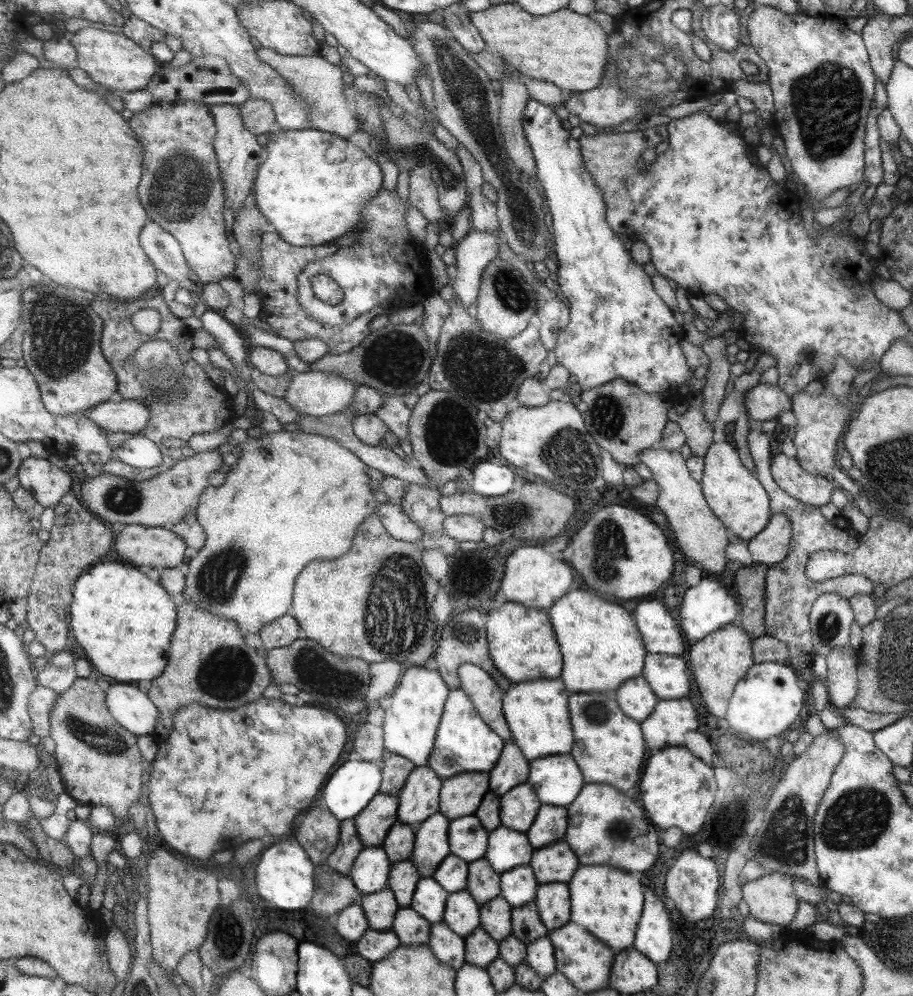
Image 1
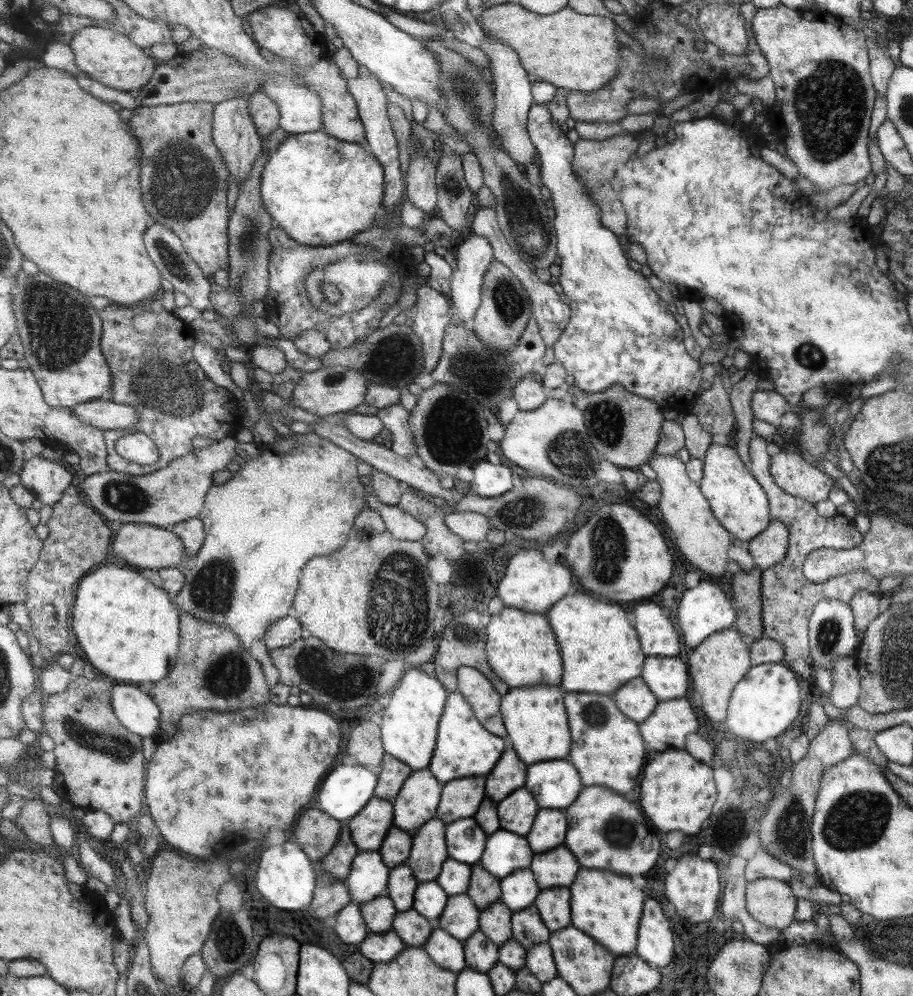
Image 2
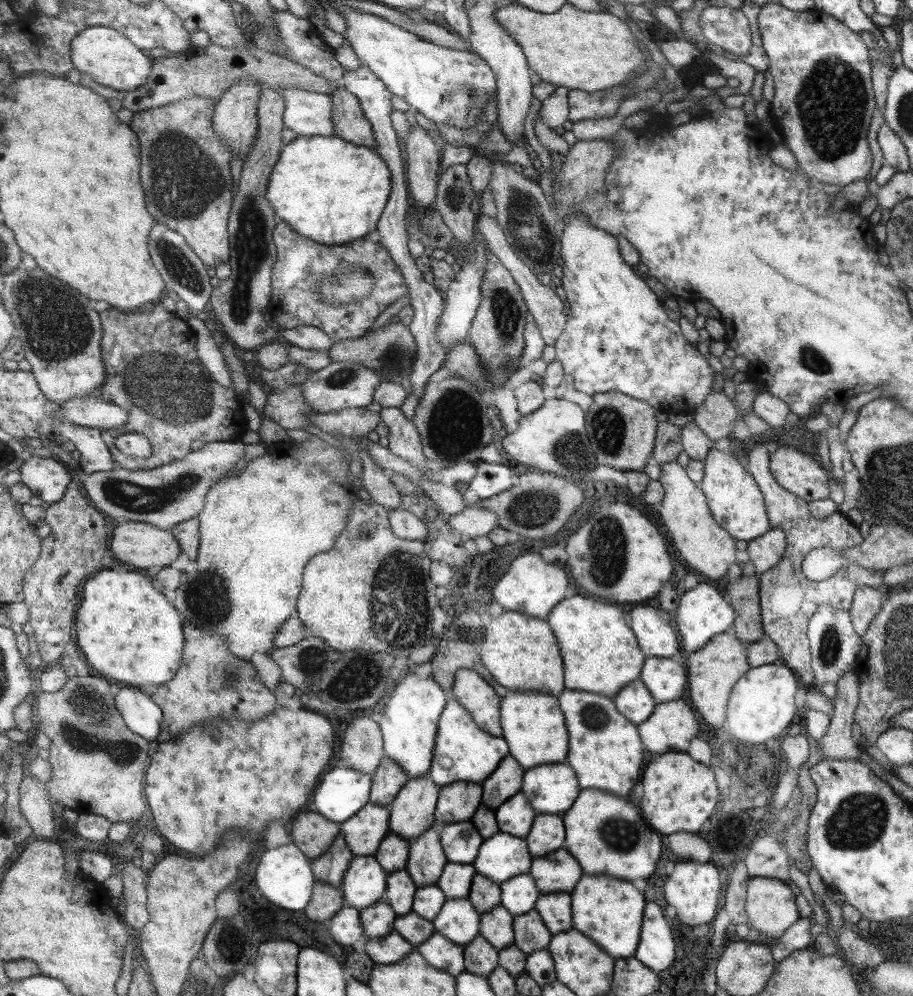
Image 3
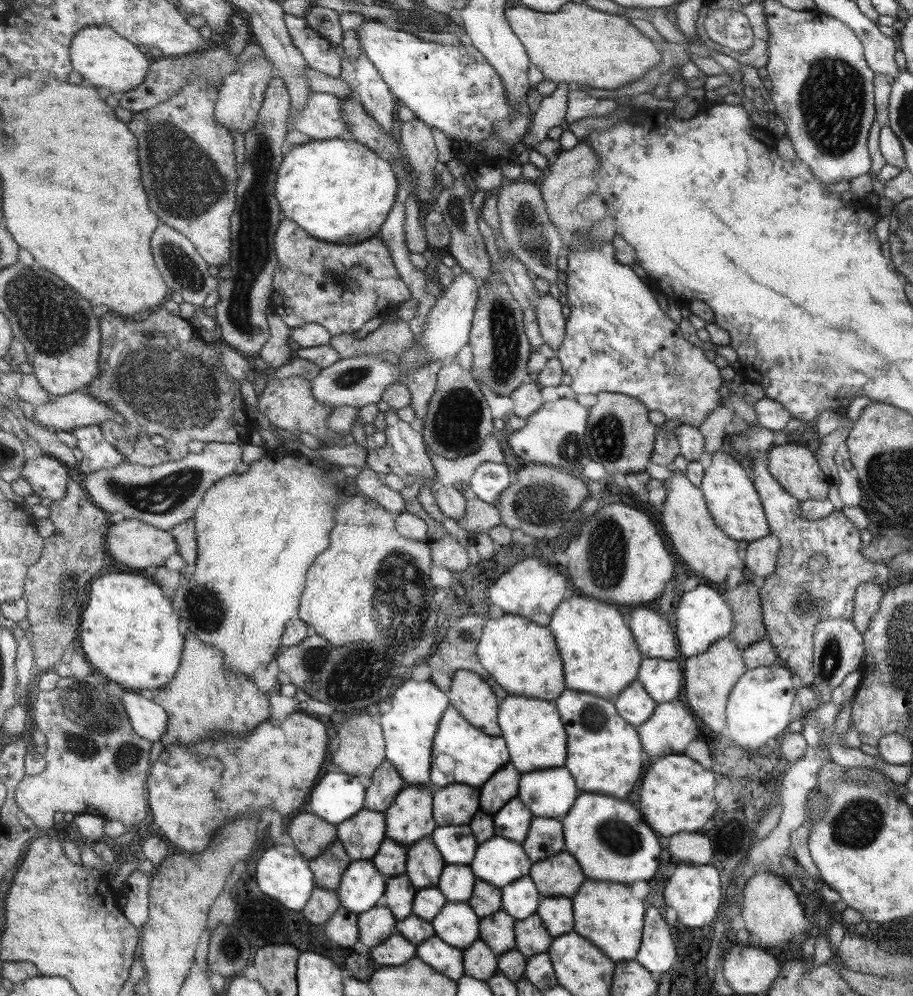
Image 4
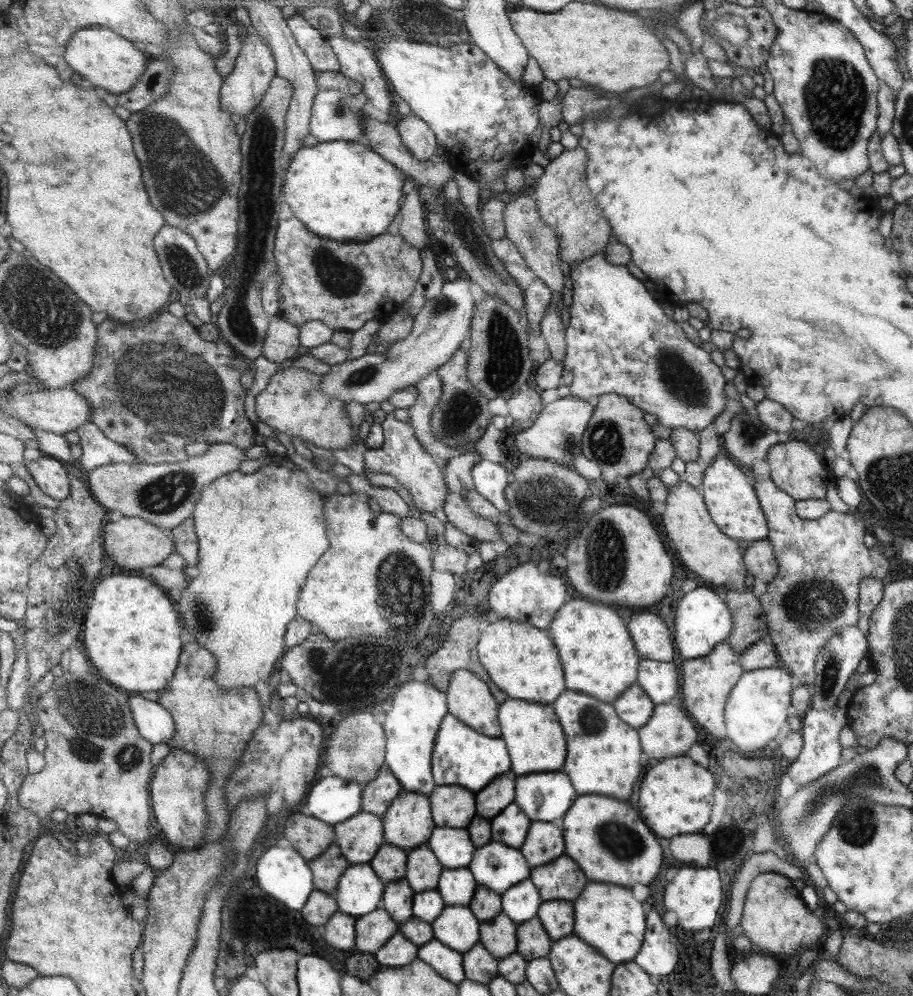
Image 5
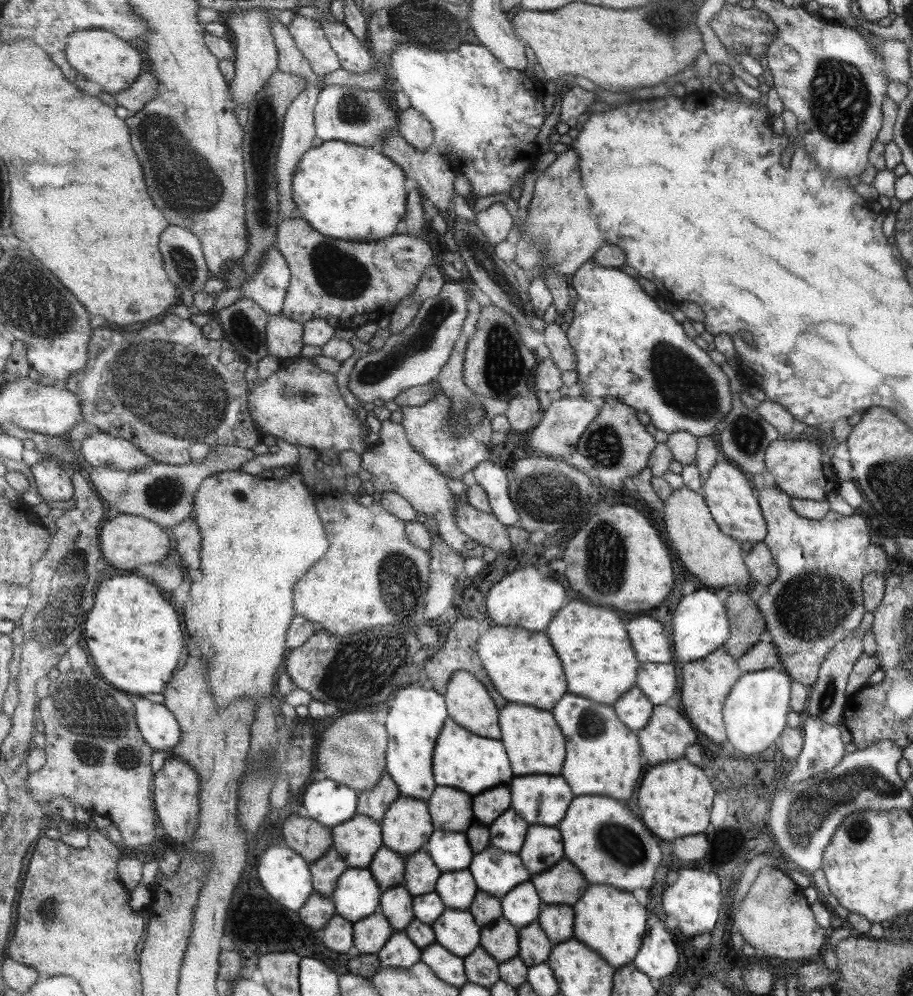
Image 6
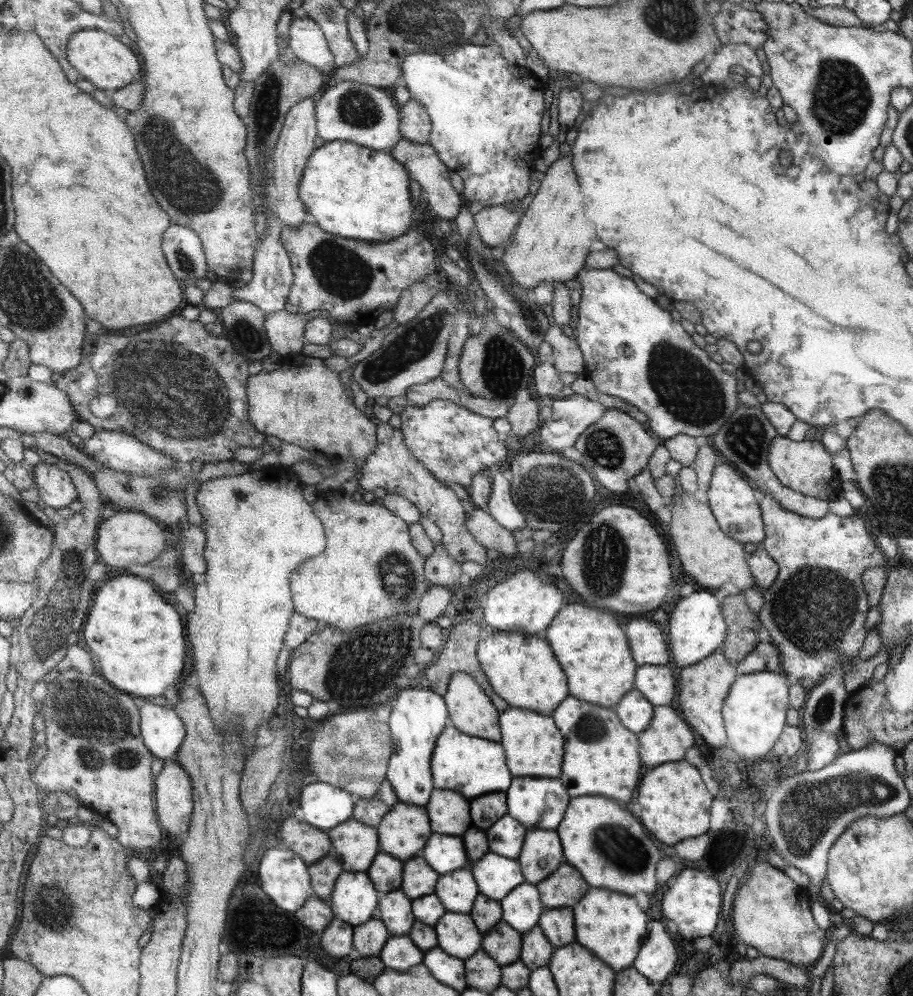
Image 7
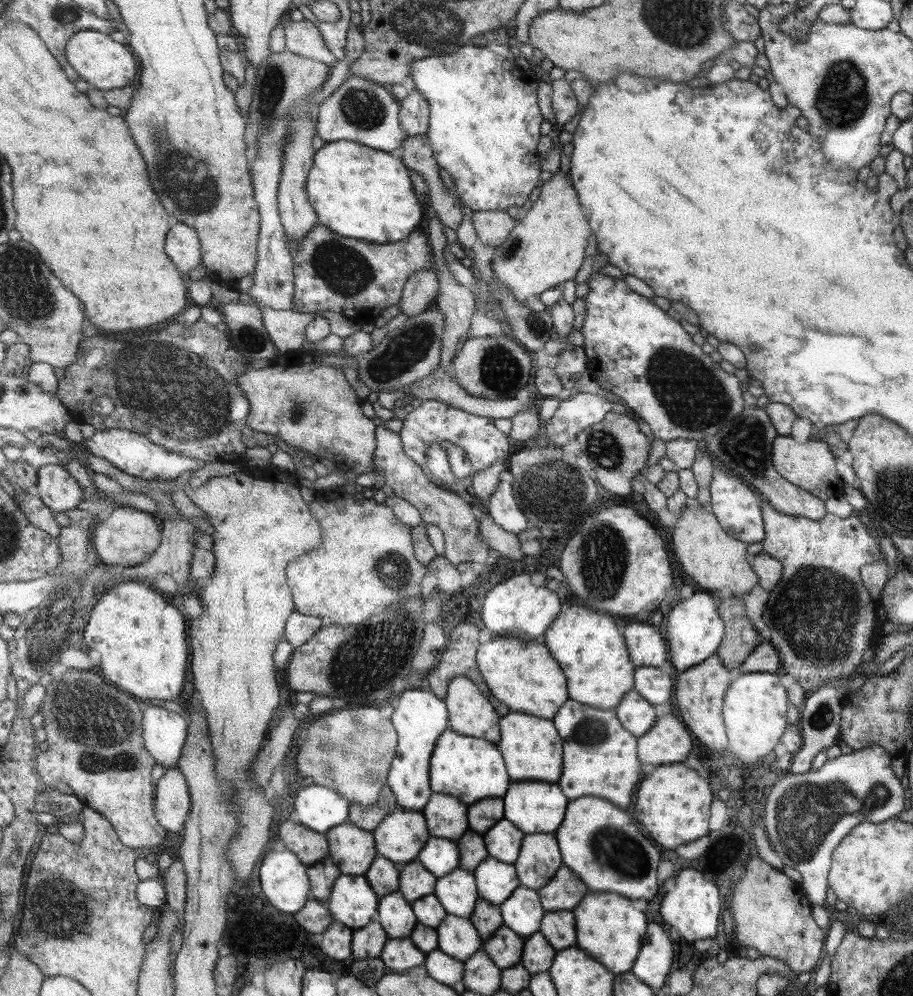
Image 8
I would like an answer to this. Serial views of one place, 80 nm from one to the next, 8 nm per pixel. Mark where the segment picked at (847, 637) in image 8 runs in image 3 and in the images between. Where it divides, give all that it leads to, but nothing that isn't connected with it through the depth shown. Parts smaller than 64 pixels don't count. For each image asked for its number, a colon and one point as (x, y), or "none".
3: (789, 600)
4: (793, 600)
5: (820, 562)
6: (816, 600)
7: (814, 610)

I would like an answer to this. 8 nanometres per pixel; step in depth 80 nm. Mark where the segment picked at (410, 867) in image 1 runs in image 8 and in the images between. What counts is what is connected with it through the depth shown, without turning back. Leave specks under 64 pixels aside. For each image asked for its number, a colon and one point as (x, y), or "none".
2: (403, 884)
3: (401, 890)
4: (400, 895)
5: (398, 899)
6: (397, 904)
7: (396, 910)
8: (396, 914)

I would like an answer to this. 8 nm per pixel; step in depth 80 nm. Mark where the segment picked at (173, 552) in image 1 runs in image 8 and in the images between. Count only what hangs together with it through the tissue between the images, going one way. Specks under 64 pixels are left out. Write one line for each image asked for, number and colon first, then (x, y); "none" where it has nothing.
2: (146, 546)
3: (141, 544)
4: (134, 542)
5: (135, 543)
6: (127, 539)
7: (127, 537)
8: (129, 537)

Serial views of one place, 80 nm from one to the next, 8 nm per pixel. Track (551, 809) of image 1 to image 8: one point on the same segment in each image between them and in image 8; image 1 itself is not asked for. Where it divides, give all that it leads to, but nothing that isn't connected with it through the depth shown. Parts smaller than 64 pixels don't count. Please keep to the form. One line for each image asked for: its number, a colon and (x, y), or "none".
2: (549, 829)
3: (547, 834)
4: (546, 838)
5: (544, 842)
6: (543, 847)
7: (541, 854)
8: (539, 857)

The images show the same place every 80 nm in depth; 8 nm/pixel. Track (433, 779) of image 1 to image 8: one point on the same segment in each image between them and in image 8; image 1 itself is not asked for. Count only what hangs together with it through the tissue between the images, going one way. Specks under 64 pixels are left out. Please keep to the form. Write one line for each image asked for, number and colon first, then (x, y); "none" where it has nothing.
2: (418, 802)
3: (414, 810)
4: (411, 818)
5: (409, 823)
6: (407, 826)
7: (405, 830)
8: (401, 836)

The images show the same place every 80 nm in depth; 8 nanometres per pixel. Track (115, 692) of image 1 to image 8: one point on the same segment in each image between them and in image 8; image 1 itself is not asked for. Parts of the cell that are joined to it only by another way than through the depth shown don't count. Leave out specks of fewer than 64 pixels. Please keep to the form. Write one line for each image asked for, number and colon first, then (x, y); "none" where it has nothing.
2: (137, 711)
3: (143, 715)
4: (149, 719)
5: (156, 724)
6: (160, 728)
7: (164, 732)
8: (165, 733)

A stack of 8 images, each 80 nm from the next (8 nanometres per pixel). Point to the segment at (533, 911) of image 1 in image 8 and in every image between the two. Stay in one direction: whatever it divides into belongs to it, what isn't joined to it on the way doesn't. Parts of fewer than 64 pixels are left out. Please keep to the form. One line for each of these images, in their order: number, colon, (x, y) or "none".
2: (526, 925)
3: (530, 933)
4: (531, 938)
5: (534, 942)
6: (534, 946)
7: (536, 950)
8: (537, 953)

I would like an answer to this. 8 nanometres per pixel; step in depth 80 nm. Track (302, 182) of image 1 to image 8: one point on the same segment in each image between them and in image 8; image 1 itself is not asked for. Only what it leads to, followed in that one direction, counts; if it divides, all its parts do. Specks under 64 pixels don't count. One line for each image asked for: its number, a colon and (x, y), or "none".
2: (321, 190)
3: (328, 189)
4: (338, 190)
5: (344, 191)
6: (350, 192)
7: (349, 190)
8: (362, 193)

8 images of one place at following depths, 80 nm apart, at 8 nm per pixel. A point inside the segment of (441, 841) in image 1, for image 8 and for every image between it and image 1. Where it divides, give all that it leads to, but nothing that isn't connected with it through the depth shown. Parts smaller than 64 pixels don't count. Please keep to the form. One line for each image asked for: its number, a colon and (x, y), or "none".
2: (430, 852)
3: (428, 858)
4: (426, 864)
5: (425, 870)
6: (423, 874)
7: (420, 879)
8: (417, 881)

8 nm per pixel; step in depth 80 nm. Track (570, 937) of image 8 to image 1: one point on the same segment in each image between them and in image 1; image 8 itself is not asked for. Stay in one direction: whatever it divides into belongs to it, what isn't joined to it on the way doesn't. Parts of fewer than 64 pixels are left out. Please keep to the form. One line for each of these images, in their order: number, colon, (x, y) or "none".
1: (552, 900)
2: (553, 904)
3: (554, 908)
4: (555, 912)
5: (557, 919)
6: (557, 920)
7: (557, 924)

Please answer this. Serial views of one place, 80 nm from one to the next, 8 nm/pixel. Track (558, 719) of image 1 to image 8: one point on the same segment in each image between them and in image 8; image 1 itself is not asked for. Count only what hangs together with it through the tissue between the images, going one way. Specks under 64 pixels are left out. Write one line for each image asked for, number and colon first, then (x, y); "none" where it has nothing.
2: (535, 719)
3: (532, 724)
4: (535, 736)
5: (535, 741)
6: (533, 741)
7: (532, 744)
8: (532, 750)

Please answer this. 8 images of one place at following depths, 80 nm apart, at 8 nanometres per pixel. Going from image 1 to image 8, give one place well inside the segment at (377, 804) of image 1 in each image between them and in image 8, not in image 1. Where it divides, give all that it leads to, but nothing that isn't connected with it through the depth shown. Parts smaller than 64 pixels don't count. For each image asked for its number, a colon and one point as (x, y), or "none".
2: (370, 827)
3: (365, 832)
4: (363, 835)
5: (361, 838)
6: (359, 839)
7: (357, 844)
8: (354, 849)

